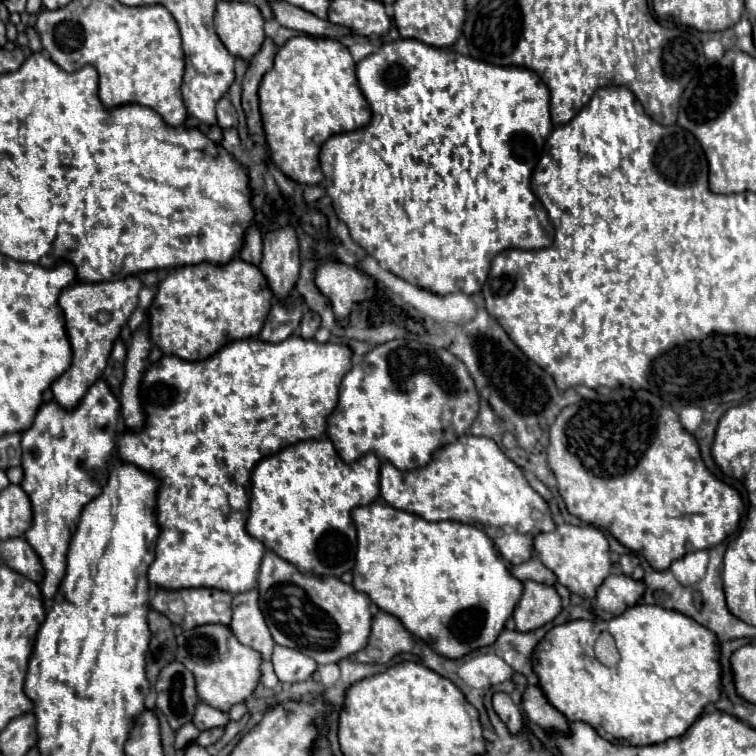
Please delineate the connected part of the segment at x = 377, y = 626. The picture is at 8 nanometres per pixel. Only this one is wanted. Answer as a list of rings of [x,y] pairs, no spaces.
[[[378,612],[372,620],[372,634],[368,646],[356,654],[358,662],[366,664],[388,664],[394,656],[410,652],[416,638],[396,620],[396,616]]]

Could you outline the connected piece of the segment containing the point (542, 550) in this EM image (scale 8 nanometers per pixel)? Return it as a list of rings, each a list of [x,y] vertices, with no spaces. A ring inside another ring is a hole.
[[[558,524],[554,532],[536,536],[534,548],[536,548],[536,554],[540,556],[542,564],[548,564],[548,568],[552,568],[552,572],[556,572],[556,578],[562,586],[566,586],[570,592],[580,594],[590,600],[596,596],[600,584],[612,572],[612,552],[610,552],[608,540],[594,526]]]

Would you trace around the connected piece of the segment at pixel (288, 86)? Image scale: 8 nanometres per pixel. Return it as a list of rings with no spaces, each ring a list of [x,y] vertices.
[[[294,36],[290,38],[276,54],[274,66],[270,72],[264,74],[260,88],[260,112],[264,122],[264,134],[270,150],[272,162],[294,182],[300,184],[320,184],[322,182],[322,170],[318,162],[320,146],[332,136],[340,132],[358,130],[372,118],[372,112],[368,110],[368,100],[364,98],[358,78],[356,78],[356,62],[348,48],[332,38],[314,38],[314,36]]]

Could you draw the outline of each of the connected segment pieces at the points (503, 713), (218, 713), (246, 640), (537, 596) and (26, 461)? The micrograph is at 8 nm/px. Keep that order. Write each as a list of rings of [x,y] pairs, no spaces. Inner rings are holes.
[[[496,692],[492,696],[492,704],[494,704],[494,710],[496,714],[504,720],[504,724],[508,726],[508,730],[512,734],[520,732],[520,728],[524,728],[524,714],[522,714],[522,708],[512,700],[510,694],[506,692]]]
[[[200,704],[200,708],[196,708],[196,716],[192,720],[200,730],[210,730],[210,728],[226,728],[230,722],[230,716],[222,710],[212,708],[210,704]]]
[[[248,590],[242,594],[236,594],[232,600],[232,622],[230,628],[234,636],[244,644],[262,654],[264,660],[272,656],[274,640],[268,632],[268,626],[264,622],[264,616],[258,606],[258,590]]]
[[[532,580],[524,582],[524,594],[514,608],[516,628],[520,632],[536,630],[546,622],[554,620],[562,610],[558,592],[552,586],[536,584]]]
[[[96,380],[88,388],[84,398],[70,410],[62,408],[58,402],[42,404],[36,412],[32,428],[22,434],[22,468],[24,468],[22,488],[30,496],[32,508],[34,508],[32,526],[24,536],[40,556],[46,572],[44,582],[40,586],[44,598],[52,598],[60,588],[60,580],[64,578],[64,572],[66,572],[66,552],[68,552],[72,534],[76,532],[76,526],[80,522],[82,508],[100,494],[104,480],[108,480],[108,460],[116,448],[118,428],[120,428],[120,402],[110,392],[104,380]]]

